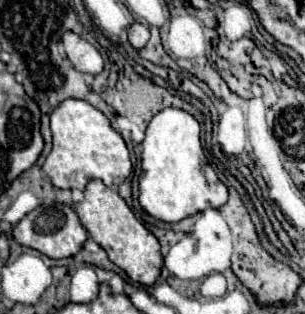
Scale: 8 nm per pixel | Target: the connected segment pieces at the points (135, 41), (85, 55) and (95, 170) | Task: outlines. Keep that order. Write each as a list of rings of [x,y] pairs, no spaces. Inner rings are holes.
[[[134,22],[134,24],[130,26],[130,30],[128,30],[128,42],[130,42],[136,50],[142,50],[142,48],[144,48],[144,44],[148,42],[148,36],[150,36],[148,28],[146,28],[144,24],[140,24],[140,22]]]
[[[66,32],[62,36],[62,44],[66,50],[68,60],[72,62],[72,66],[78,72],[86,72],[86,74],[100,74],[104,68],[104,60],[100,56],[100,52],[82,36],[74,34],[74,32]]]
[[[68,98],[62,100],[50,114],[52,130],[52,152],[42,164],[56,188],[78,188],[84,190],[94,178],[100,178],[108,188],[120,186],[132,172],[130,152],[122,136],[110,126],[108,118],[84,100]]]

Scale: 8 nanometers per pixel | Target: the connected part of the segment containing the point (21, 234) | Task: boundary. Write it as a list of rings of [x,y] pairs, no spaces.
[[[52,204],[52,206],[38,206],[28,216],[24,216],[24,220],[20,220],[12,228],[12,238],[14,238],[14,242],[34,248],[34,250],[46,254],[48,258],[70,258],[82,250],[82,246],[88,238],[88,232],[84,230],[76,212],[70,206]]]

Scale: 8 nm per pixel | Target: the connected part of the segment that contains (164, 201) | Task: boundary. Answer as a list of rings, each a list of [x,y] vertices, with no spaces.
[[[164,108],[160,110],[148,124],[146,128],[146,138],[142,142],[142,176],[138,182],[140,194],[138,202],[146,214],[150,214],[156,220],[162,222],[180,222],[186,216],[204,212],[206,208],[220,208],[228,200],[228,188],[218,180],[216,172],[208,164],[202,144],[200,144],[200,124],[194,116],[190,116],[184,110],[178,108]]]

